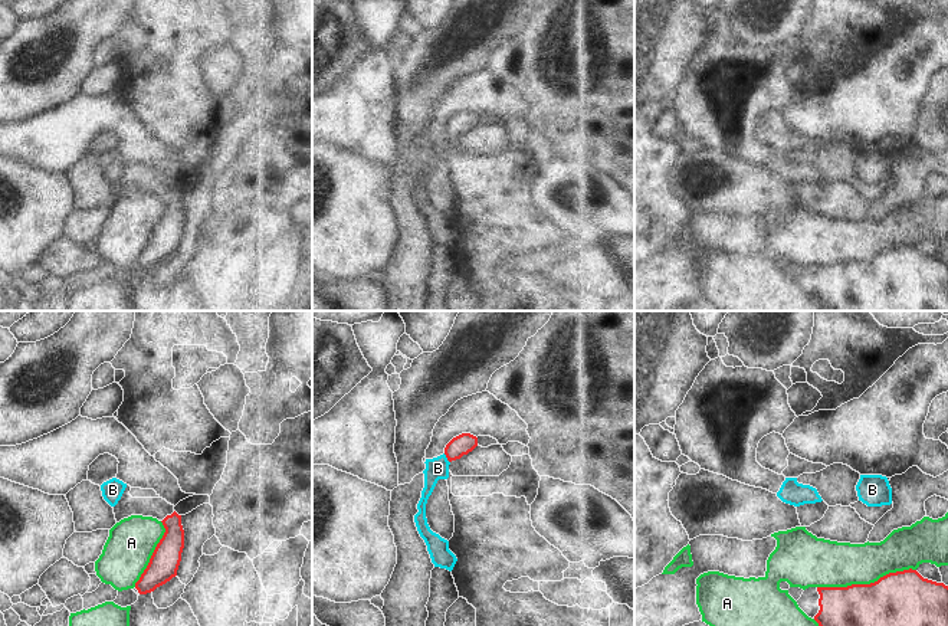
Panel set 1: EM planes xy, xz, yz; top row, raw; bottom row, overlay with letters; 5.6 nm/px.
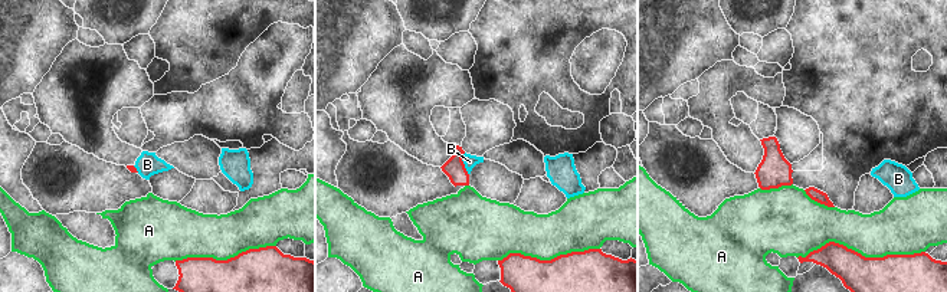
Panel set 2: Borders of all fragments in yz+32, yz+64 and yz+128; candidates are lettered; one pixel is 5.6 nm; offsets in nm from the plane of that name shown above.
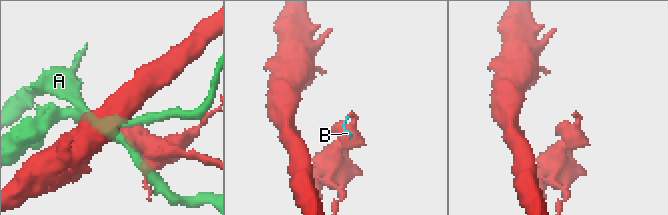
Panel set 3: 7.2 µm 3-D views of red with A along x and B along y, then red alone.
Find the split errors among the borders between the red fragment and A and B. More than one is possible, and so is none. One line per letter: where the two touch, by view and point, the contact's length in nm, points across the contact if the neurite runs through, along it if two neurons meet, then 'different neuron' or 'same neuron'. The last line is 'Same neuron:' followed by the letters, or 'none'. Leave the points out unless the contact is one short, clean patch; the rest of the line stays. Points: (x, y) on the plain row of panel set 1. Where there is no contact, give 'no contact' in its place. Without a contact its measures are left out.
A: contact yz (866, 262); length 550 nm; different neuron
B: contact xz (446, 134); length 70 nm; border xz (443, 131), (449, 140); different neuron
Same neuron: none

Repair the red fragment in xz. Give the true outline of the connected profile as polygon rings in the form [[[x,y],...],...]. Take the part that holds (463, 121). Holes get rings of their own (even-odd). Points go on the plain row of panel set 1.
[[[462,111],[453,115],[445,125],[445,132],[449,140],[460,137],[478,124],[478,115],[470,111]]]

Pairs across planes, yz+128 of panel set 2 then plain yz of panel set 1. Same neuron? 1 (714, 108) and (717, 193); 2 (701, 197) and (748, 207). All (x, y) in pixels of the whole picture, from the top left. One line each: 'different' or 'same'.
1: different
2: same

